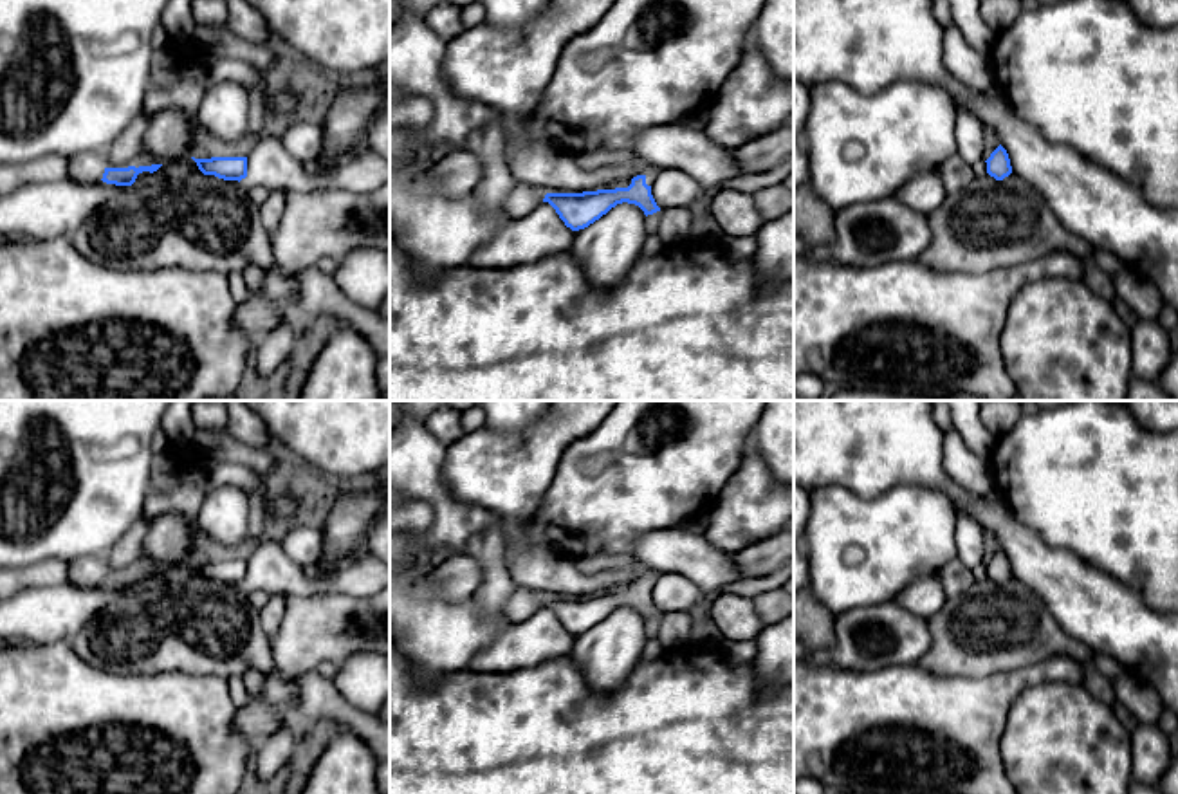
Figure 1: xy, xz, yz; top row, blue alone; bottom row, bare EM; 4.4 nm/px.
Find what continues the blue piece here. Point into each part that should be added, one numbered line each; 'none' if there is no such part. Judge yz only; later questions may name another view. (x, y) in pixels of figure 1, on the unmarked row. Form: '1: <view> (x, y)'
1: yz (991, 547)

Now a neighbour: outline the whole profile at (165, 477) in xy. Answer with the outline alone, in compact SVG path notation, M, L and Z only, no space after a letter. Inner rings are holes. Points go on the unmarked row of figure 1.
M157 453L152 458L152 491L170 493L180 482L180 475L170 453Z

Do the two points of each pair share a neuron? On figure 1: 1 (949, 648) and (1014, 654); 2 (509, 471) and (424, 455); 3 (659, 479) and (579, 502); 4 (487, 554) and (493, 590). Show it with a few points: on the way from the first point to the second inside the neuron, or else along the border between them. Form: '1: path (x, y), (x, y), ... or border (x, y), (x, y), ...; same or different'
1: path (966, 648), (998, 648); same
2: border (446, 446), (442, 482), (457, 500); different
3: path (639, 479), (617, 482), (599, 500); same
4: path (493, 563), (493, 581); same

